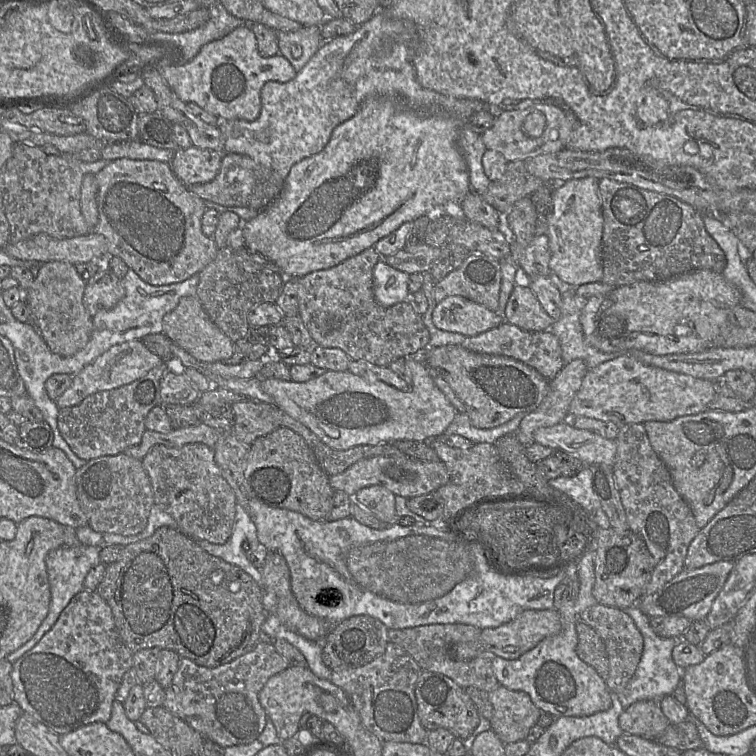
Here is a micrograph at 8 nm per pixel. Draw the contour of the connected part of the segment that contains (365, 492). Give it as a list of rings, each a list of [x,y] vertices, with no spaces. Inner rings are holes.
[[[383,486],[362,488],[354,495],[354,500],[386,524],[396,518],[395,495]]]

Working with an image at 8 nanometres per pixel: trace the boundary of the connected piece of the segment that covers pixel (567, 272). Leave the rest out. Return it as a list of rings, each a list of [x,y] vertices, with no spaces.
[[[586,177],[556,184],[553,194],[553,212],[546,235],[551,251],[549,261],[551,273],[574,287],[601,282],[603,212],[598,179]]]

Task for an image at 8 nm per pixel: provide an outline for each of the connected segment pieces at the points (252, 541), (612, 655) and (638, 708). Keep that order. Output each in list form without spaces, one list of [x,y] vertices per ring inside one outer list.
[[[236,503],[234,527],[227,542],[224,544],[214,544],[206,540],[196,542],[209,554],[240,567],[261,585],[261,569],[256,568],[249,559],[259,544],[257,530],[242,505]]]
[[[597,603],[585,609],[579,620],[591,626],[602,638],[609,658],[609,675],[606,684],[615,694],[621,692],[633,677],[640,662],[644,640],[633,619],[626,611]]]
[[[654,700],[634,702],[624,708],[618,721],[624,733],[646,739],[656,739],[670,724]]]

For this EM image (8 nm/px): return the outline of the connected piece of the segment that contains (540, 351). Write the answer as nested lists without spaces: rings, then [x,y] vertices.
[[[504,321],[500,326],[477,336],[466,337],[461,345],[476,353],[506,356],[518,360],[535,369],[549,381],[564,367],[560,342],[550,330],[530,332]]]

